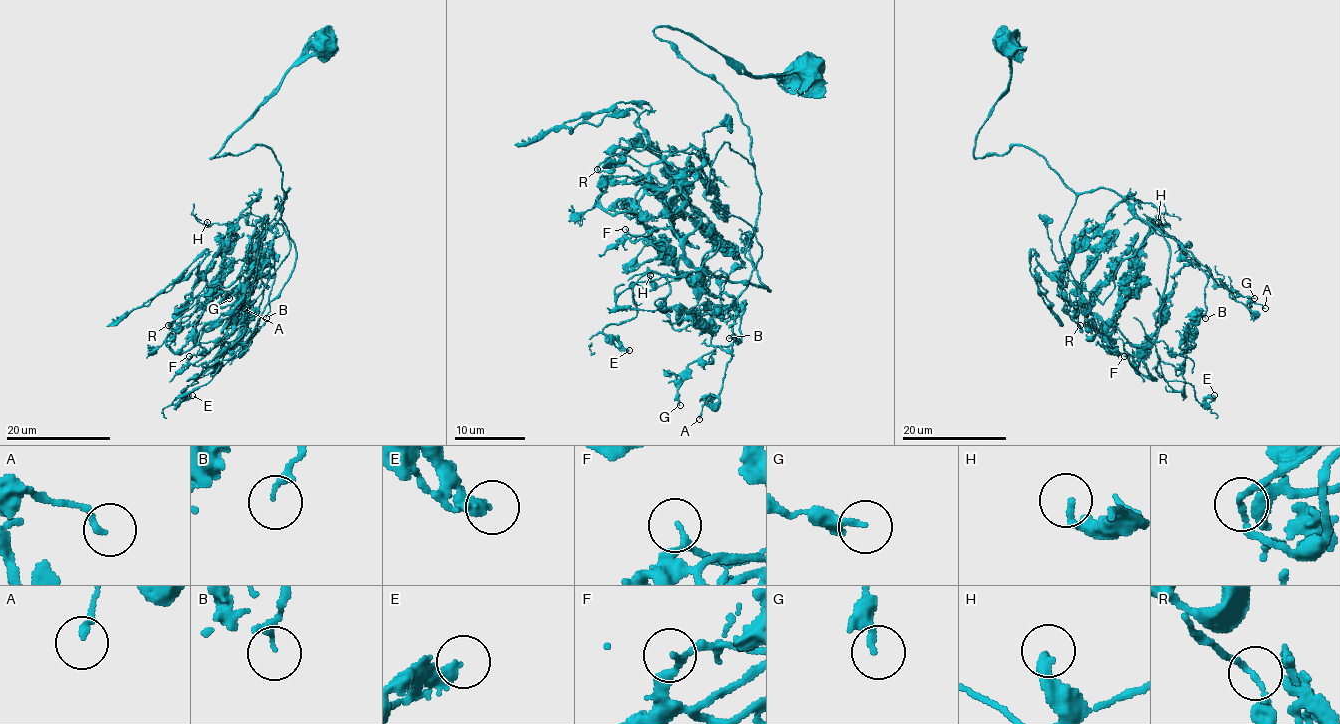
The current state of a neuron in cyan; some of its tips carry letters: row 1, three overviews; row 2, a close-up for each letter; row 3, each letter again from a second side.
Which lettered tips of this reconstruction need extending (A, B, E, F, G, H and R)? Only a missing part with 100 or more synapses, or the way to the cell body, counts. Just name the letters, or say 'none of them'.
none of them

